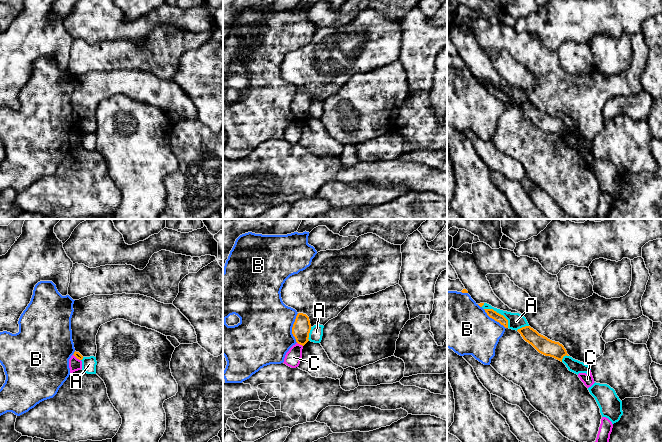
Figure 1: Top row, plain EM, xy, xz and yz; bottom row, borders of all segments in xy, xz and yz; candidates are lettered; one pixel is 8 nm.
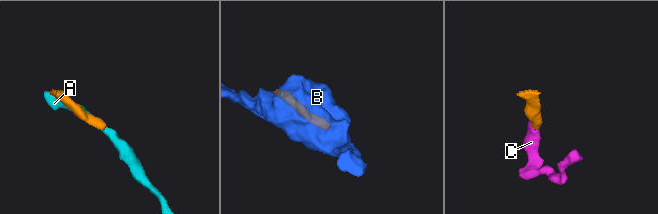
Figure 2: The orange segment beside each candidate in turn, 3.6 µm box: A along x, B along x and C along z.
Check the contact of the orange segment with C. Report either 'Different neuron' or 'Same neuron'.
Different neuron

